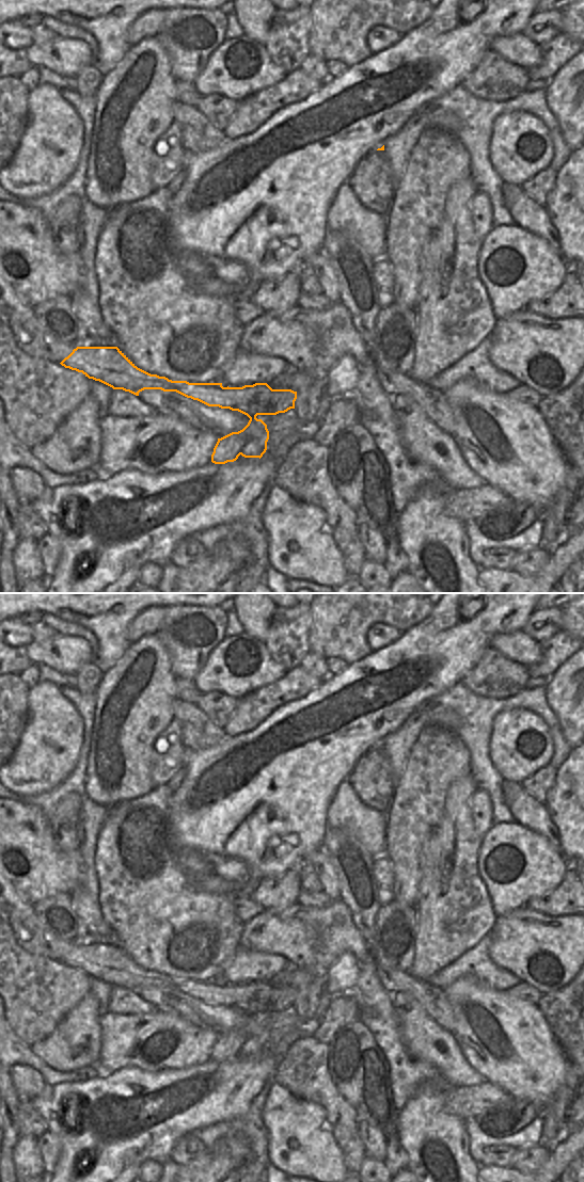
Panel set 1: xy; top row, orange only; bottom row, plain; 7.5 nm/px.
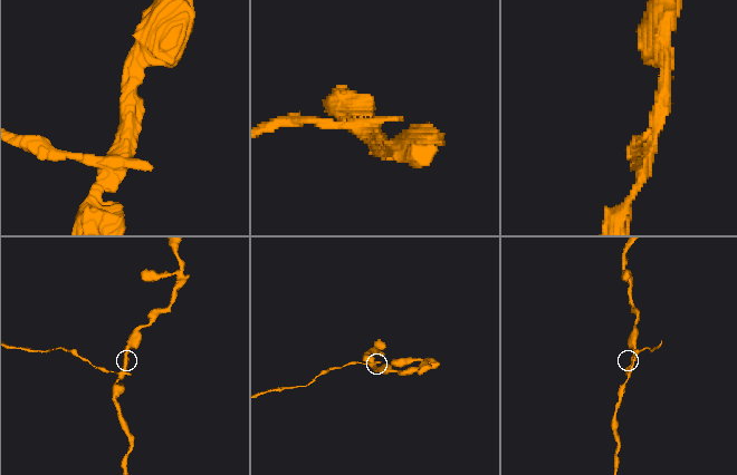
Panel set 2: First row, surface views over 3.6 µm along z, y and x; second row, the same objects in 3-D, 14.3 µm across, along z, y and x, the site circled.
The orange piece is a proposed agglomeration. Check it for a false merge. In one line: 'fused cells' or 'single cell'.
fused cells

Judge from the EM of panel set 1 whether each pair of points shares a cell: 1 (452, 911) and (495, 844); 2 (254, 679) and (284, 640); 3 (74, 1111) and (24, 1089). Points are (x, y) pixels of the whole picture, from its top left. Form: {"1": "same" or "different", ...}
{"1": "different", "2": "different", "3": "different"}

